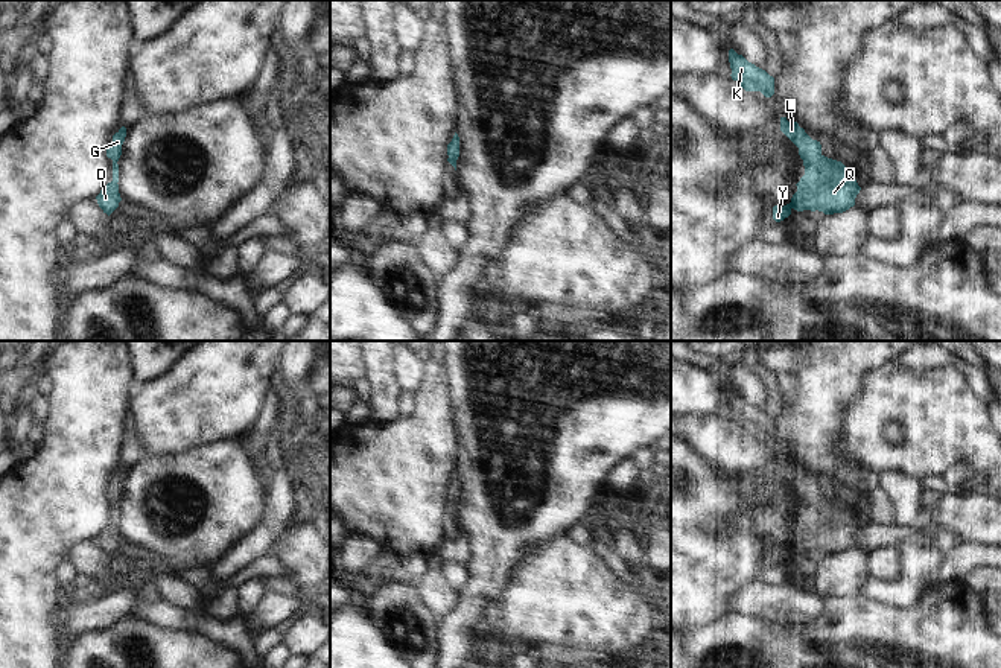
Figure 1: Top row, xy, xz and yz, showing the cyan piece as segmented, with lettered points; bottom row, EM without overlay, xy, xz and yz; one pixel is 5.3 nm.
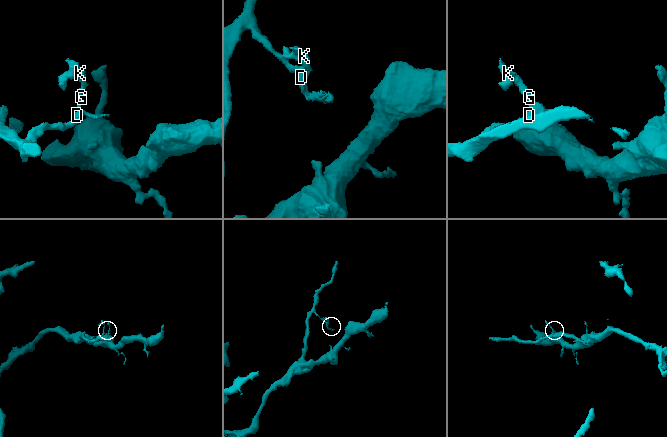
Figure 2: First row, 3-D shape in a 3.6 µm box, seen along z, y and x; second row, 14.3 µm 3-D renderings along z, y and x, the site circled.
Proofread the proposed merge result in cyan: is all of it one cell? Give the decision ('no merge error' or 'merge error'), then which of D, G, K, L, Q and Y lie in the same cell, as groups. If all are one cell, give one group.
no merge error; groups D G K L Q Y

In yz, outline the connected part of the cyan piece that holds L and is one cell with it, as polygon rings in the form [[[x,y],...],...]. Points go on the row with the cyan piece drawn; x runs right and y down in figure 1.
[[[780,117],[780,131],[799,148],[805,175],[796,184],[797,192],[791,202],[783,207],[773,207],[773,219],[776,222],[783,221],[793,208],[834,215],[853,207],[861,190],[853,173],[841,161],[825,157],[820,142],[812,140],[797,122]]]

